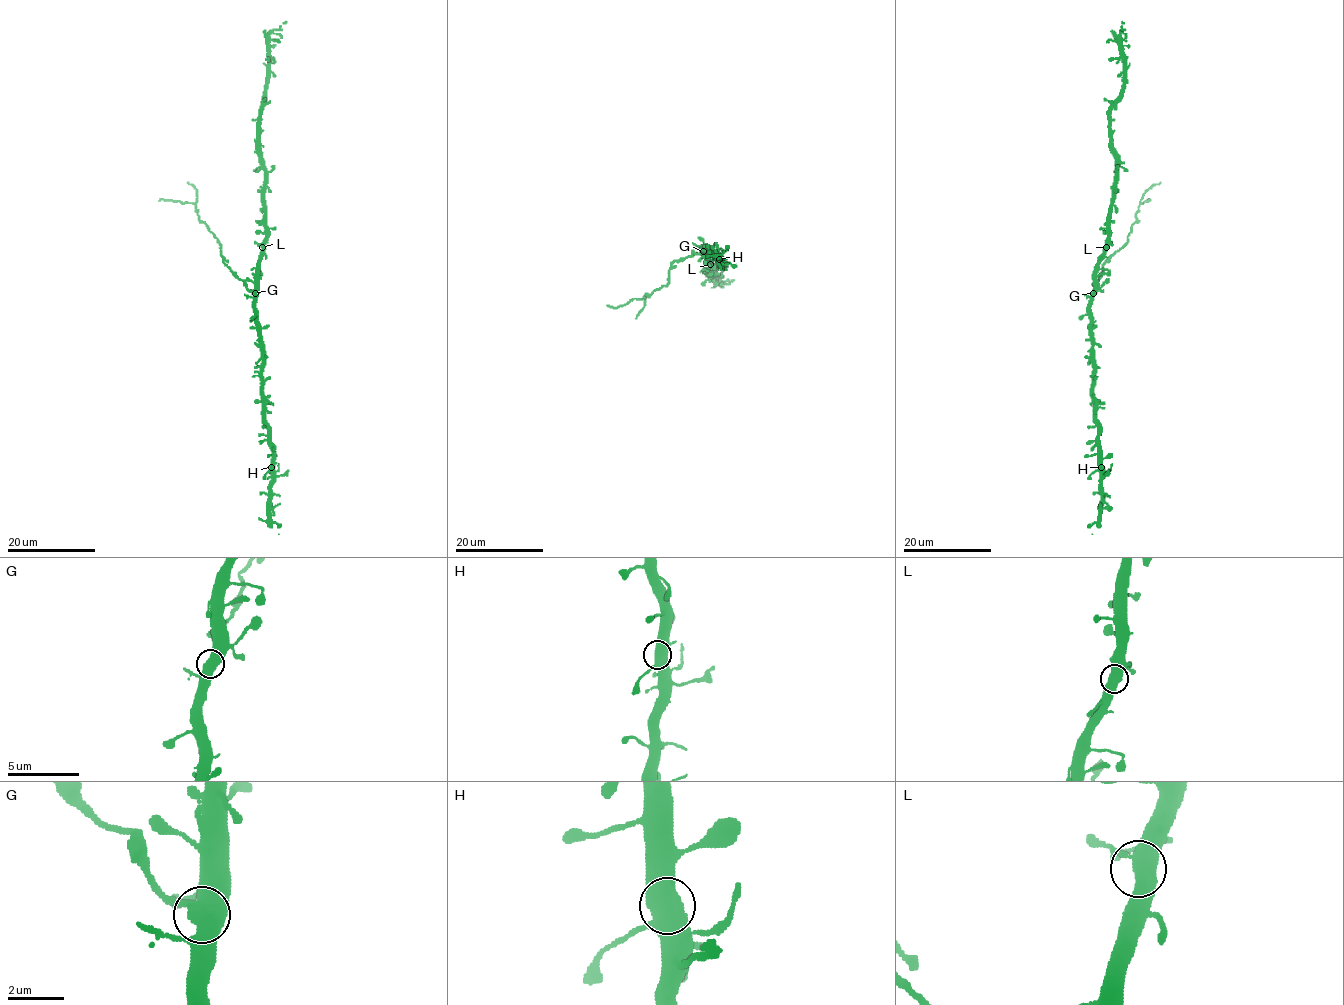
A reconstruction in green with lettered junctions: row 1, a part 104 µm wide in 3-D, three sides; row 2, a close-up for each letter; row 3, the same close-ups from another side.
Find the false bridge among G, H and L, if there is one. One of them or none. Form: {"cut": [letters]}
{"cut": ["G"]}

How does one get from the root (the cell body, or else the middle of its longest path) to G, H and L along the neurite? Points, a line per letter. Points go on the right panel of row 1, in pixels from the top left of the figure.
G: (1098, 272), (1093, 293)
H: (1098, 272), (1095, 294), (1090, 305), (1090, 330), (1093, 422), (1099, 429), (1101, 467)
L: (1098, 272), (1098, 261), (1106, 247)

